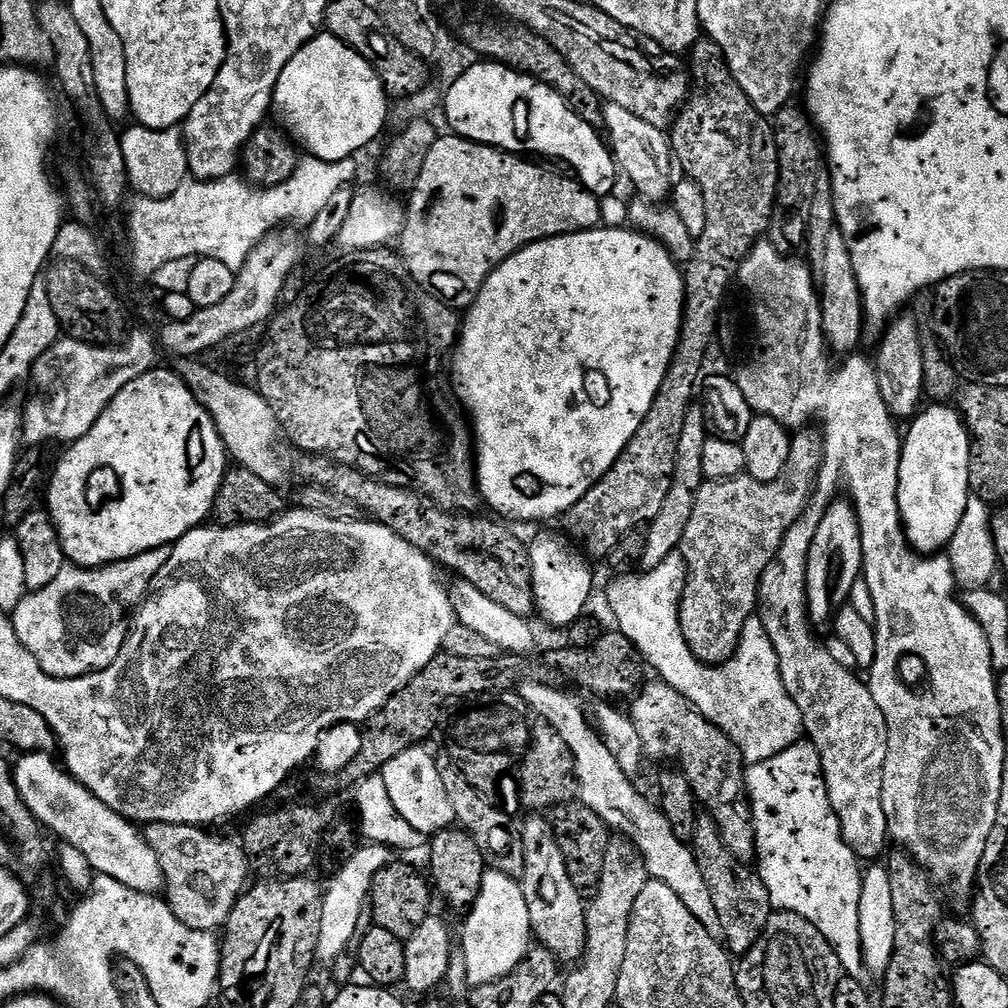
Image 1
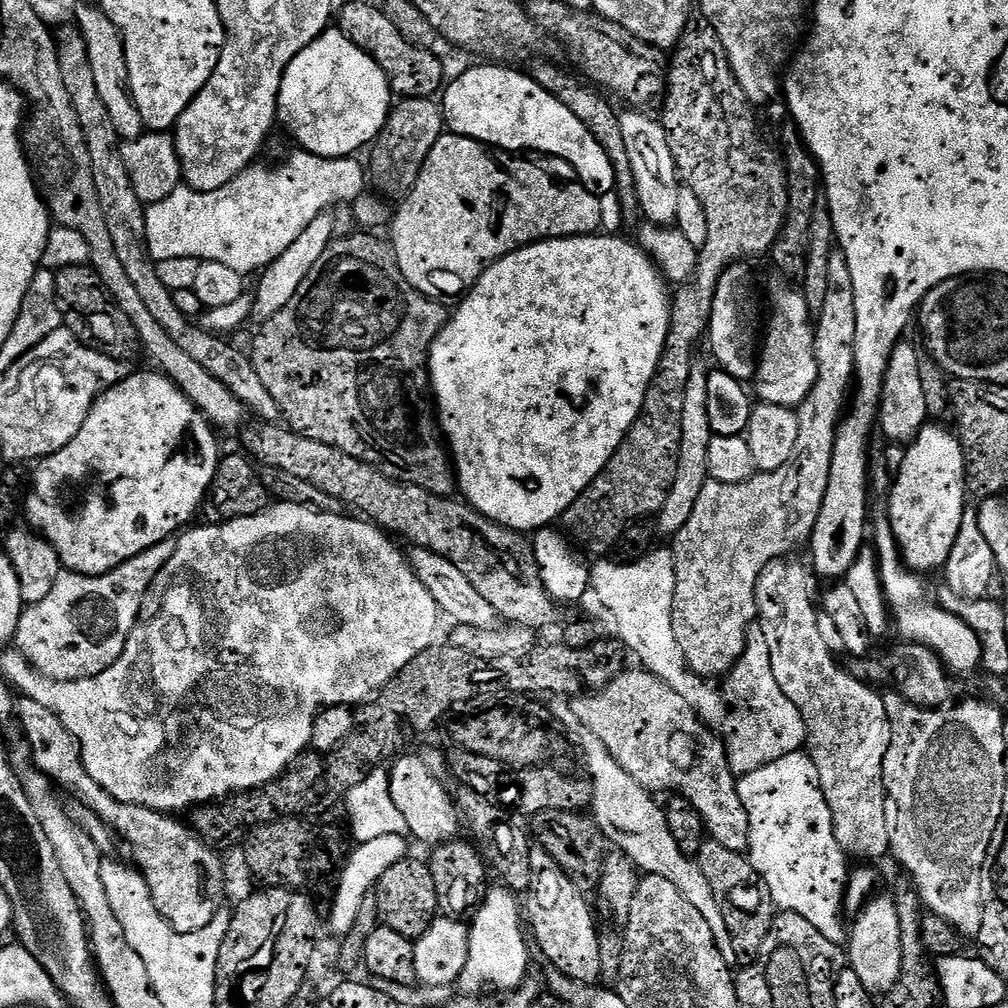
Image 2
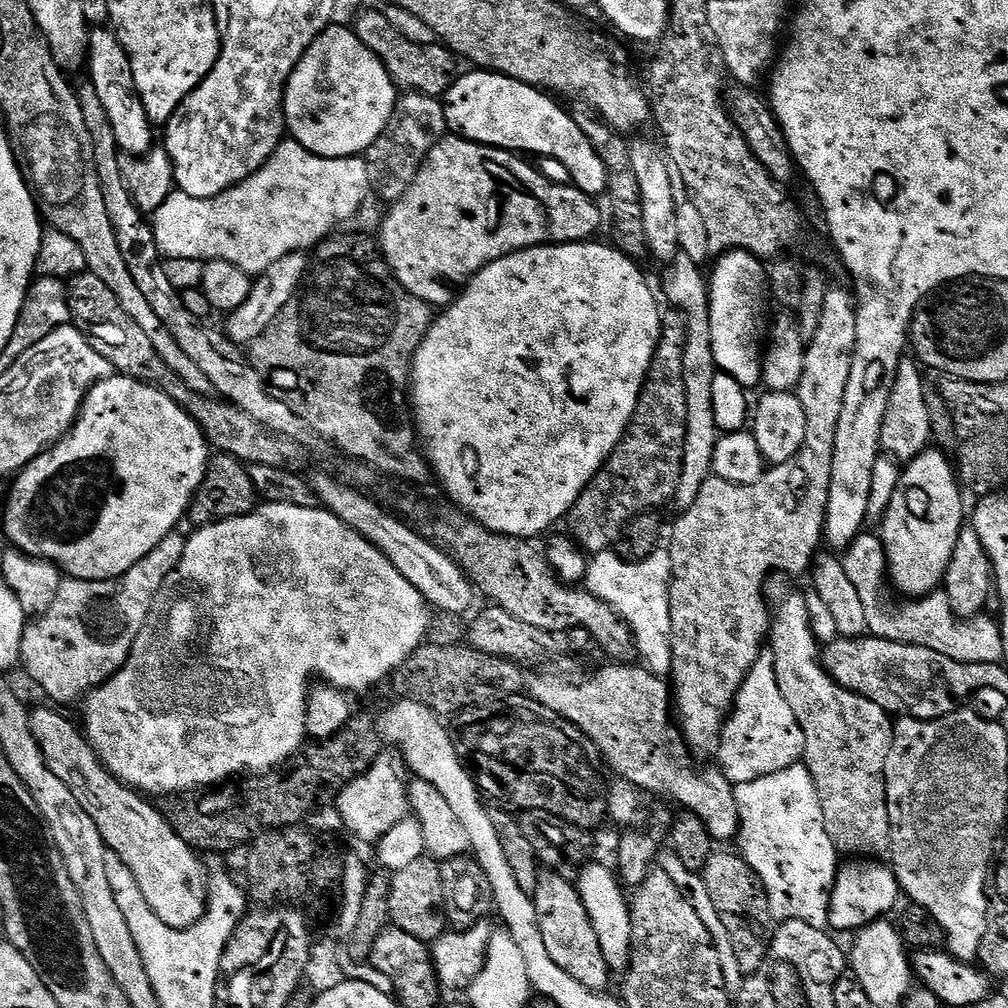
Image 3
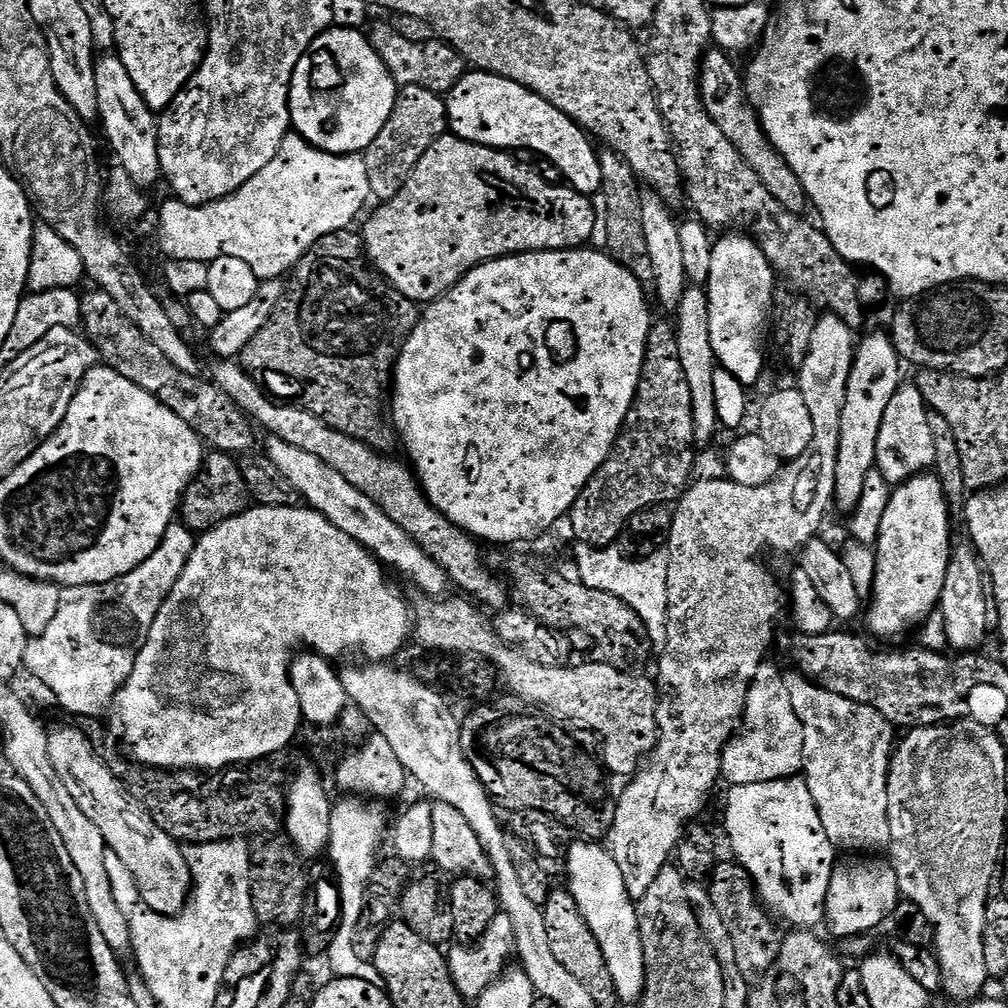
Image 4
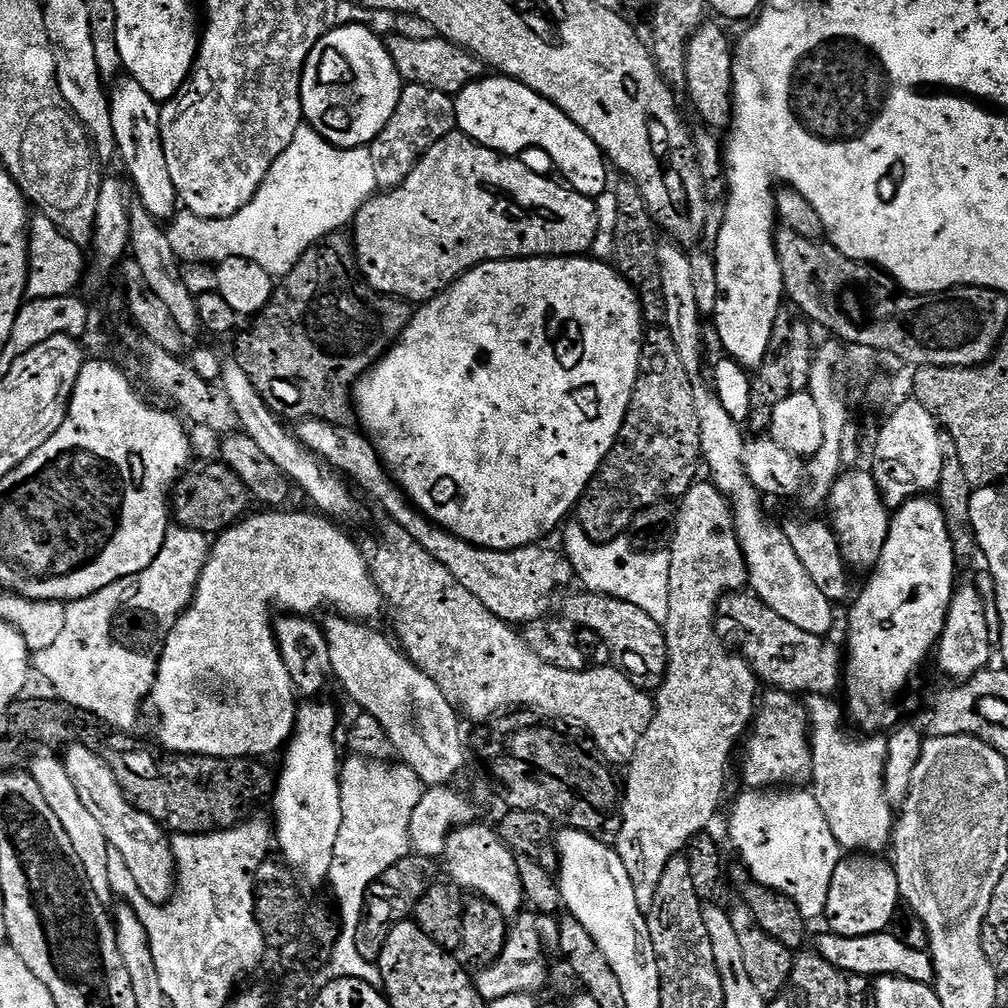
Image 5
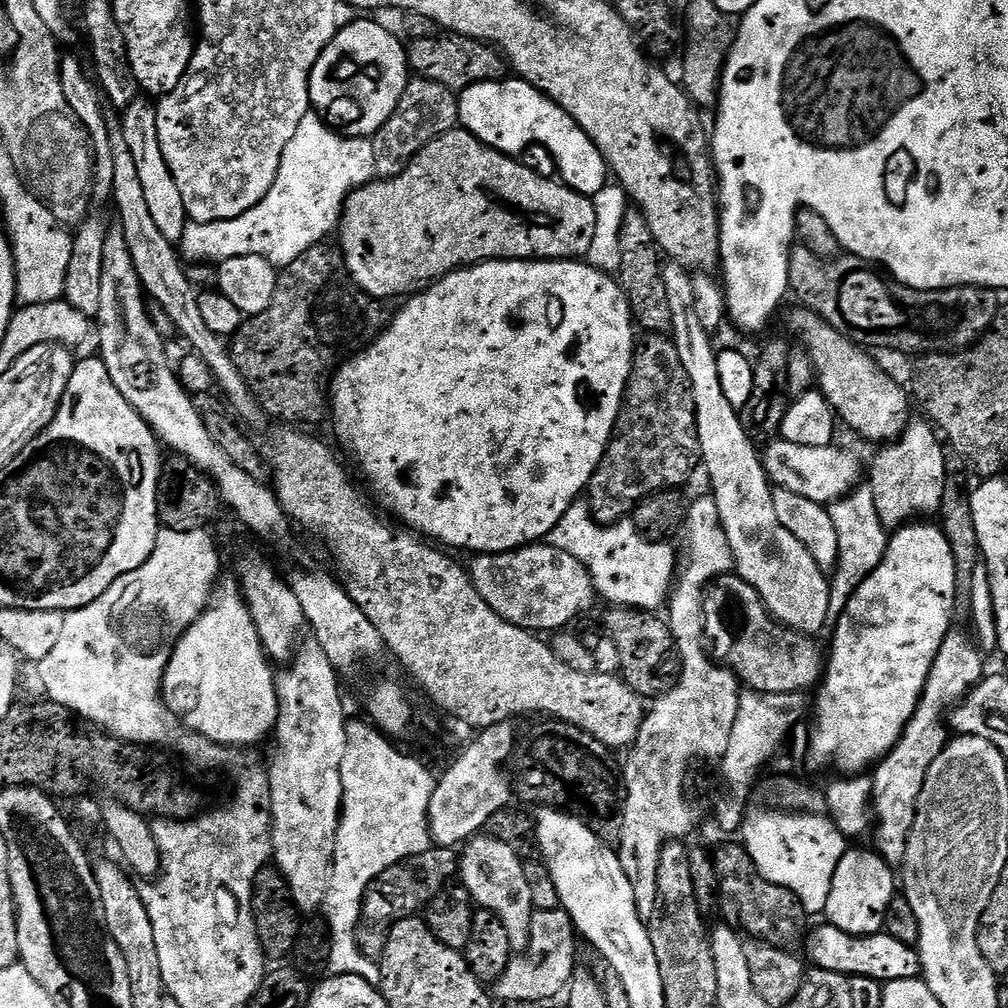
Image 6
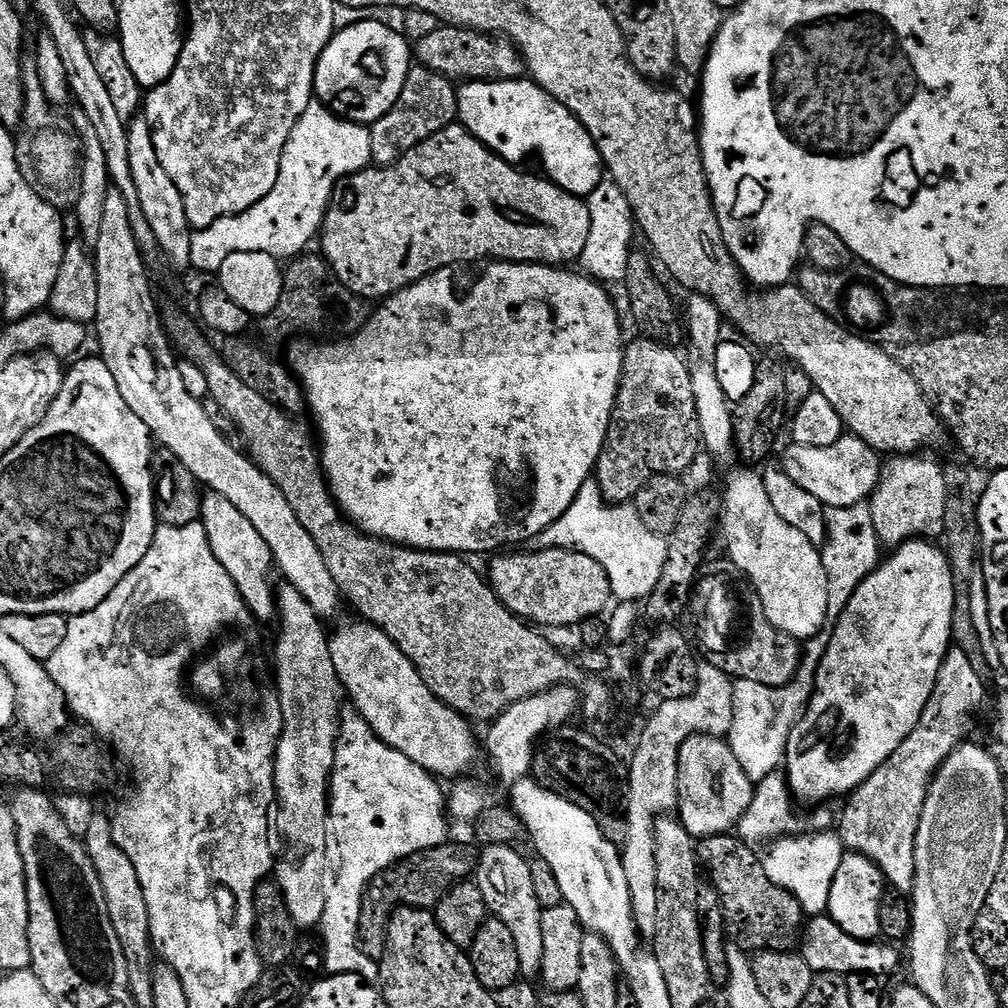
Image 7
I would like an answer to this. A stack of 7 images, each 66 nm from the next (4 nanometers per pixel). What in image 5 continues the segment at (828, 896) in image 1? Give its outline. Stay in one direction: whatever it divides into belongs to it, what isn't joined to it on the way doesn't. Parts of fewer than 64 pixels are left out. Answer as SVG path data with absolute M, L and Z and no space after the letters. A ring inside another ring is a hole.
M744 790L732 808L732 817L728 820L728 832L732 835L732 844L741 856L743 867L748 869L756 883L781 892L794 902L794 906L804 915L805 921L823 917L826 910L826 898L830 894L830 878L842 858L842 849L830 832L822 809L811 791L805 790Z

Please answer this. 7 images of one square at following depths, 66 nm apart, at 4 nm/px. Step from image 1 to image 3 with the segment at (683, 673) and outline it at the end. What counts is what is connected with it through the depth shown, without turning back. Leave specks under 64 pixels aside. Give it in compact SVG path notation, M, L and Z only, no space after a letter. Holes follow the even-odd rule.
M609 550L607 552L595 553L588 561L588 575L586 577L587 591L593 592L602 602L610 604L614 611L620 616L622 620L628 623L628 627L632 630L632 635L636 637L636 649L638 651L639 659L642 661L643 667L648 671L661 678L667 677L672 671L672 627L670 626L670 582L672 581L672 563L670 562L670 554L667 550L657 550L647 557L645 564L627 564L620 556L615 556L615 551ZM770 650L761 651L747 683L741 688L724 731L720 734L719 752L719 767L734 786L766 778L768 774L778 774L801 763L804 754L802 726L778 688L778 678L774 674L774 654Z

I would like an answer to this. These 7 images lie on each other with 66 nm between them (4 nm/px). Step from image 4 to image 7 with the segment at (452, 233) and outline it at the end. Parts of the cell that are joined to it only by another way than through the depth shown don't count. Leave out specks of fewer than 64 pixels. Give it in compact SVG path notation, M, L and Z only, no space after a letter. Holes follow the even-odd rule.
M457 122L448 128L443 128L438 134L426 138L389 168L369 166L360 172L354 172L343 182L337 184L332 192L332 202L328 205L328 212L324 215L324 223L318 233L319 251L332 267L332 272L355 296L365 301L383 301L401 292L403 288L409 288L422 278L431 276L434 272L451 269L451 264L468 264L471 260L484 260L492 262L511 262L514 264L546 264L549 266L568 266L571 262L579 261L582 250L586 250L586 238L590 238L590 210L587 203L581 197L570 194L559 188L557 184L545 178L543 175L531 176L523 172L523 167L517 166L513 161L504 160L496 153L491 152L478 138L469 134L463 124Z

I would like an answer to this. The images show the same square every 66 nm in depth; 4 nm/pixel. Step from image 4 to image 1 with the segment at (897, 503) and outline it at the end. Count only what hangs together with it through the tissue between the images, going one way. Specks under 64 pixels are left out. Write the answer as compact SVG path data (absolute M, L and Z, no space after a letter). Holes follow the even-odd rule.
M933 403L928 407L907 425L908 432L906 428L902 436L898 510L908 543L921 554L936 554L947 549L966 511L972 442L955 407L947 403Z

